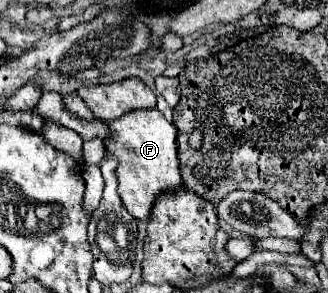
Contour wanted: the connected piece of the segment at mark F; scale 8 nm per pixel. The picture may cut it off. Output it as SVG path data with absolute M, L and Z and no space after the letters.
M157 108L131 110L121 118L105 124L109 130L105 138L105 150L109 156L119 160L117 180L123 206L133 218L149 218L155 198L165 190L177 190L181 186L177 144L175 144L177 130L171 122L163 118L163 114Z

